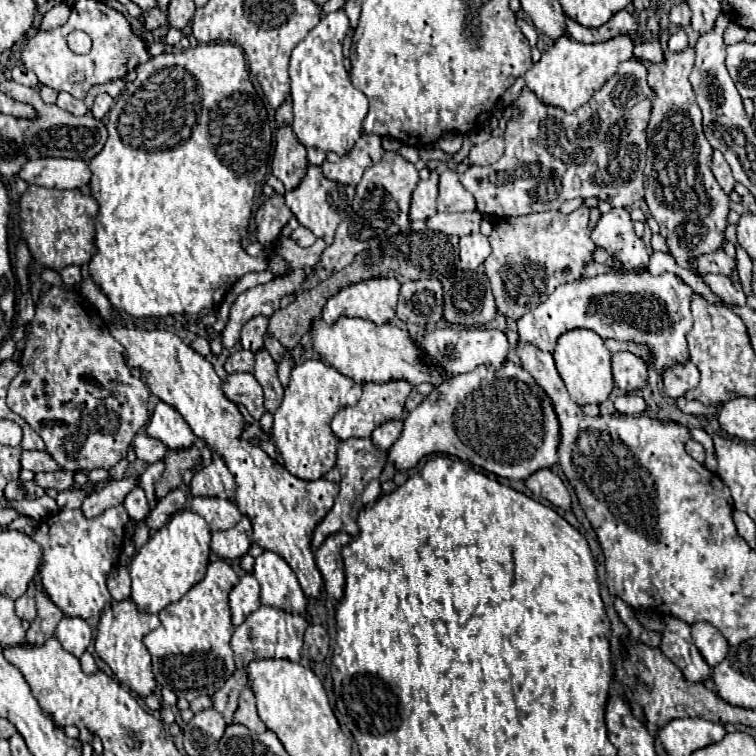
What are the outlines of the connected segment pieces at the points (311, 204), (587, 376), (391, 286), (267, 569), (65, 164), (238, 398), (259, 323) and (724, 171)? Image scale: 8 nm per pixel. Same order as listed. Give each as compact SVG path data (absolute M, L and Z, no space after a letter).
M309 165L303 181L299 187L291 189L285 193L285 203L293 211L293 215L299 219L299 223L307 229L311 229L317 237L325 239L325 243L333 241L337 225L347 217L347 205L349 205L349 195L347 195L347 185L329 181L319 165Z
M571 329L563 333L553 351L553 359L557 365L557 371L567 385L567 391L571 399L575 399L579 405L587 403L603 403L611 389L613 389L613 379L611 379L611 353L605 347L605 341L589 329Z
M373 277L367 281L359 281L359 283L351 283L347 287L343 287L341 291L337 291L333 297L327 299L325 307L323 307L323 321L325 323L333 323L337 321L341 315L347 317L361 317L361 319L369 319L377 325L387 323L395 317L395 305L397 305L397 295L399 295L399 281L395 277Z
M263 551L259 557L255 557L253 575L261 585L263 605L305 615L307 597L301 591L295 573L291 571L291 567L285 563L283 557L279 557L273 551Z
M43 157L27 161L21 167L19 177L29 185L35 183L57 189L79 189L89 183L91 171L83 159Z
M233 373L223 379L223 393L229 401L247 407L249 415L259 421L265 413L263 409L263 391L257 379L251 373Z
M259 315L259 317L249 319L241 329L241 345L243 345L243 349L249 349L249 351L257 353L263 347L263 337L265 337L267 325L269 325L269 317Z
M713 151L713 163L711 163L711 169L713 169L713 175L717 179L717 183L721 185L721 189L729 195L735 187L735 179L731 175L731 167L729 163L723 159L723 153L721 151Z

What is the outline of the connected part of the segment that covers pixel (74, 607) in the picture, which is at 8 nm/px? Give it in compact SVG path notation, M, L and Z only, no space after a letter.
M123 505L109 507L95 519L85 519L81 511L75 509L55 513L35 531L33 539L43 547L43 589L67 617L97 617L111 601L107 591L107 573L119 559L127 521L129 515Z

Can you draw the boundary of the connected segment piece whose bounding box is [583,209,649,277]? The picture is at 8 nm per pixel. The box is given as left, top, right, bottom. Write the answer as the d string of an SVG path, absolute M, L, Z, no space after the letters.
M611 209L603 213L591 233L591 239L609 255L617 257L623 263L623 267L609 267L591 261L585 263L583 277L613 271L643 271L649 261L645 243L641 241L641 237L635 235L633 219L627 209Z

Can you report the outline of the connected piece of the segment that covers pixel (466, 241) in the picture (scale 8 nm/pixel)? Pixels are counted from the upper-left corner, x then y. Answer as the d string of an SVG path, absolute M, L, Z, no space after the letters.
M481 233L461 237L459 241L459 267L464 271L474 271L491 255L489 239Z

